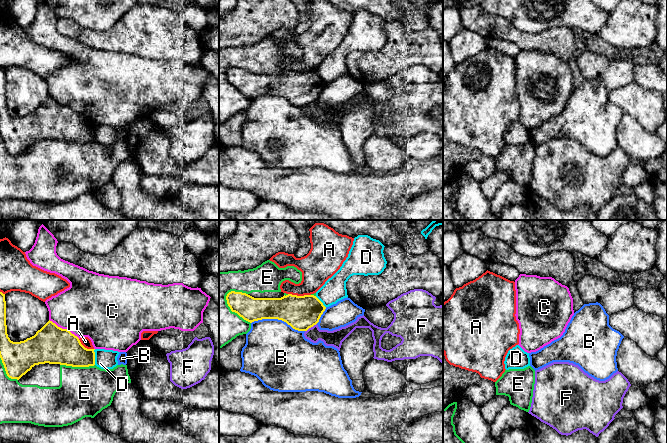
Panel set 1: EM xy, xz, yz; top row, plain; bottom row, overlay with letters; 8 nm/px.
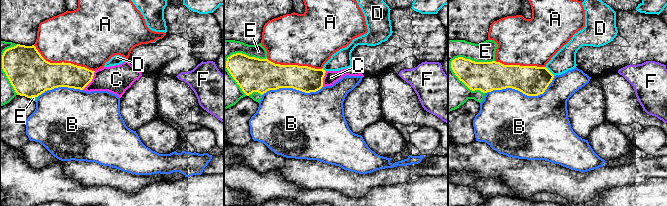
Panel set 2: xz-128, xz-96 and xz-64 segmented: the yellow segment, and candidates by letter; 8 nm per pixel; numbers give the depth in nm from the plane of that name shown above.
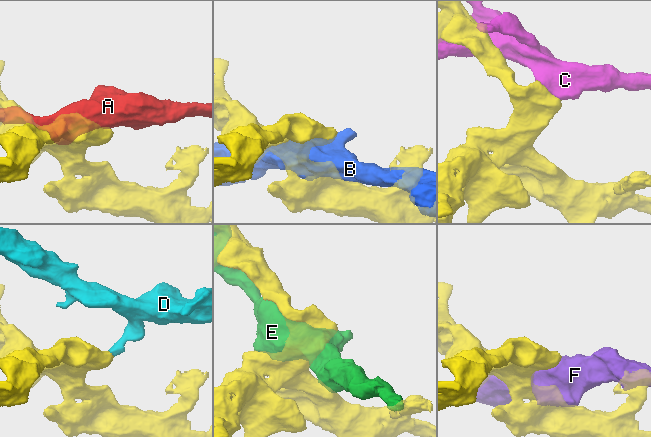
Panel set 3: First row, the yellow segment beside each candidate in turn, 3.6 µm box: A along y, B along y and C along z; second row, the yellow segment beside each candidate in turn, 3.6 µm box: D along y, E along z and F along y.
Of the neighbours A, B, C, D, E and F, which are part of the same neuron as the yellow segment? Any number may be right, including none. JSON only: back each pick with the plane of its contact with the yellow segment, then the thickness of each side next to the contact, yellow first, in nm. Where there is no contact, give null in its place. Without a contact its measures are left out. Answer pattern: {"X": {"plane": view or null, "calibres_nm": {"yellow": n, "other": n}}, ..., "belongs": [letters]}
{"belongs": []}

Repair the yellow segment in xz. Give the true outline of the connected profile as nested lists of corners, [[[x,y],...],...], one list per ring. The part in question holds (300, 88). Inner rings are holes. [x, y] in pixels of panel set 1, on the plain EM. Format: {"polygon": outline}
{"polygon": [[[231,67],[226,72],[232,88],[252,99],[262,95],[278,95],[293,105],[307,107],[319,98],[326,83],[314,71],[284,71],[281,74],[254,74]]]}

